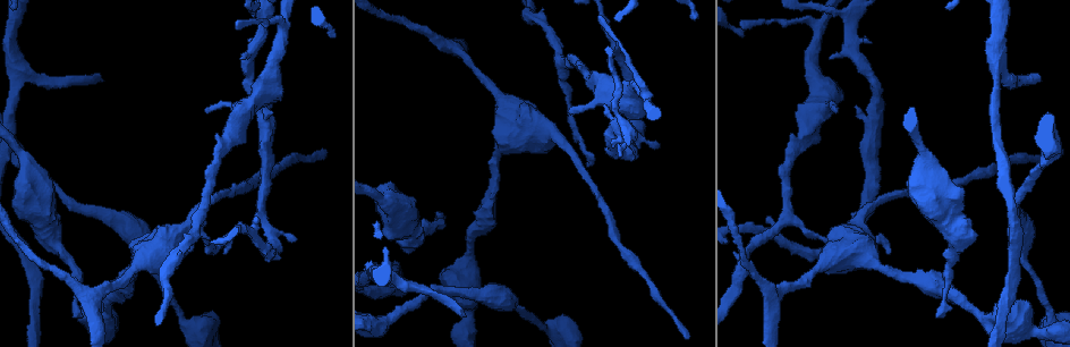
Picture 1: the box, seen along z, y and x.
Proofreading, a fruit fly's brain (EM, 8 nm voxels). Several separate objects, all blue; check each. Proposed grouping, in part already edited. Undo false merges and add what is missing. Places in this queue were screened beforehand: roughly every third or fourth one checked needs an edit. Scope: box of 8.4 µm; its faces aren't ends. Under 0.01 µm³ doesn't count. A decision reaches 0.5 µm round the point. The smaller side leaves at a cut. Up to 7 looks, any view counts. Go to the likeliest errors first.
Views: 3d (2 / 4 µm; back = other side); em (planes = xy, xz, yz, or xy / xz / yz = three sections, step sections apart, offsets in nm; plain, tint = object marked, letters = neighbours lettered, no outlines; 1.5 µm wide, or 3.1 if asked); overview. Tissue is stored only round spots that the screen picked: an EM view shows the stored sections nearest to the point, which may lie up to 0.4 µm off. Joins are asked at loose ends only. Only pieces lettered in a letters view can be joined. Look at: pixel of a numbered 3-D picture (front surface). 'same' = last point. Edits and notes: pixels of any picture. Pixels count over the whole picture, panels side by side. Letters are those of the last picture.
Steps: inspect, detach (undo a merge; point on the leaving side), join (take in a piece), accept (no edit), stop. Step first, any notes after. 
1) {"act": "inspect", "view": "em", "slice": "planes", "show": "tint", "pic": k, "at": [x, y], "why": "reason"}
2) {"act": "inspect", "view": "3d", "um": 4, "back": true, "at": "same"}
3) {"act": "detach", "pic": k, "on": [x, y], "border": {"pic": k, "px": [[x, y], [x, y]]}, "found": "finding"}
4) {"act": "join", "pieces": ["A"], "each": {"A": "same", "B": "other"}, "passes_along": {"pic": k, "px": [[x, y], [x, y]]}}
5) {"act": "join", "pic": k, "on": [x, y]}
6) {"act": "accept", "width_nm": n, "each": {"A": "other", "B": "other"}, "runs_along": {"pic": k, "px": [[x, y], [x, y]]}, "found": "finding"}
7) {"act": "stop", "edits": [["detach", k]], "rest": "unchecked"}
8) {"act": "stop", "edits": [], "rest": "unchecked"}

{"act": "inspect", "view": "em", "slice": "xz", "step": 4, "show": "letters", "pic": 1, "at": [445, 216], "why": "long arm stops here"}

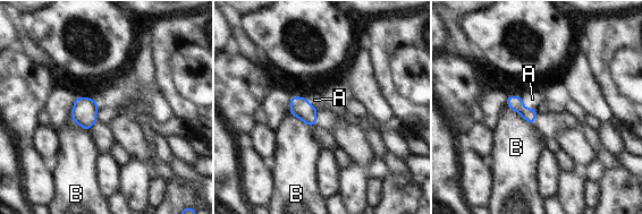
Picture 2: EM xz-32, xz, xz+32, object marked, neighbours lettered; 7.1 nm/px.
{"act": "inspect", "view": "em", "slice": "planes", "show": "letters", "at": "same"}

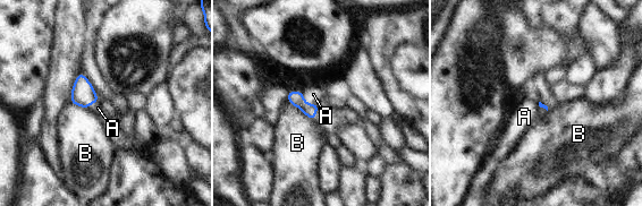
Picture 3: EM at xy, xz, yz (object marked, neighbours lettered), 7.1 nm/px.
{"act": "join", "pic": 3, "on": [313, 94], "each": {"A": "same", "B": "other"}, "found": "it goes on there"}

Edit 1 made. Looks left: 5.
{"act": "inspect", "view": "overview"}

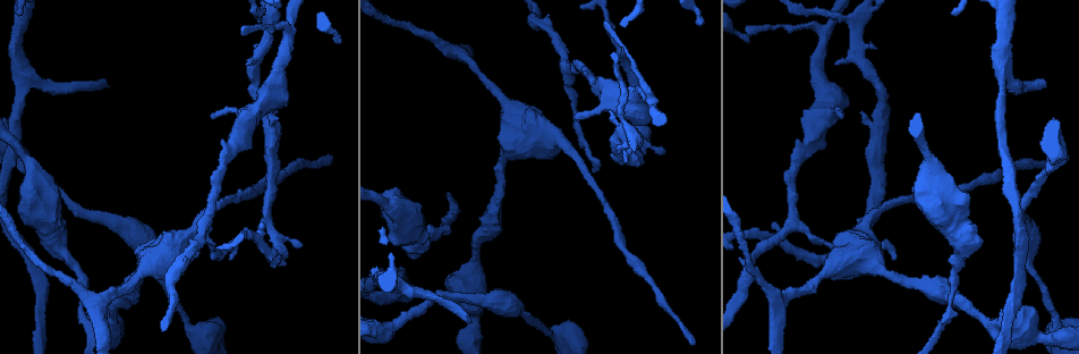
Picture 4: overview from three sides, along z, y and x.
{"act": "inspect", "view": "3d", "um": 4, "pic": 4, "at": [470, 322], "why": "branch stops here"}

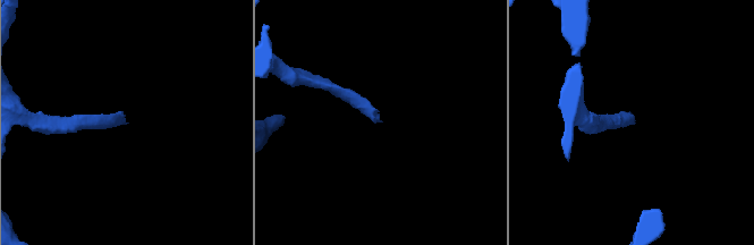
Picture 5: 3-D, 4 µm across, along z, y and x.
{"act": "inspect", "view": "em", "slice": "yz", "step": 4, "show": "letters", "pic": 5, "at": [377, 119]}

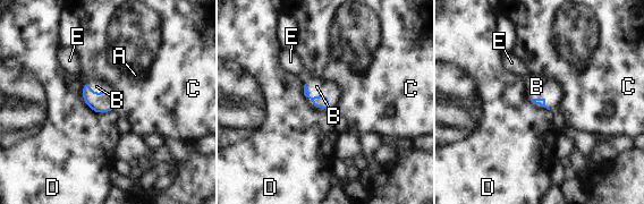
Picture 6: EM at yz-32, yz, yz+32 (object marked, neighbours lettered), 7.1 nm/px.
{"act": "inspect", "view": "em", "slice": "xz", "step": 8, "show": "letters", "at": "same", "why": "cut it another way"}

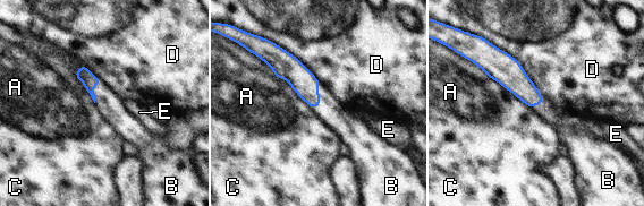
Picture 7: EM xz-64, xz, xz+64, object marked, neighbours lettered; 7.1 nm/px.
{"act": "join", "pic": 7, "on": [332, 112], "each": {"A": "other", "B": "same", "C": "other", "D": "other", "E": "other"}, "passes_along": {"pic": 7, "px": [[302, 80], [320, 97], [332, 112]]}, "found": "it goes on there"}

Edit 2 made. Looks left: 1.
{"act": "inspect", "view": "em", "slice": "planes", "show": "letters", "pic": 4, "at": [495, 93], "why": "thick turns thin"}

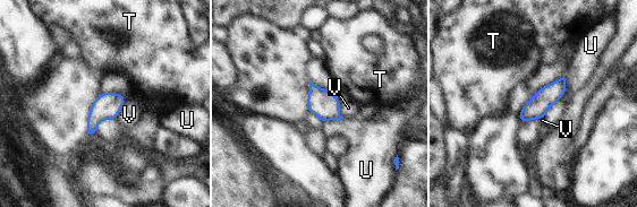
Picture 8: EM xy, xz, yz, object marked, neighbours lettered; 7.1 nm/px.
{"act": "accept", "each": {"T": "other", "U": "other", "V": "other"}, "found": "continuous, no second neuron"}

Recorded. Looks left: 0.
{"act": "stop", "edits": [["join", 3], ["join", 7]], "rest": "unchecked"}

